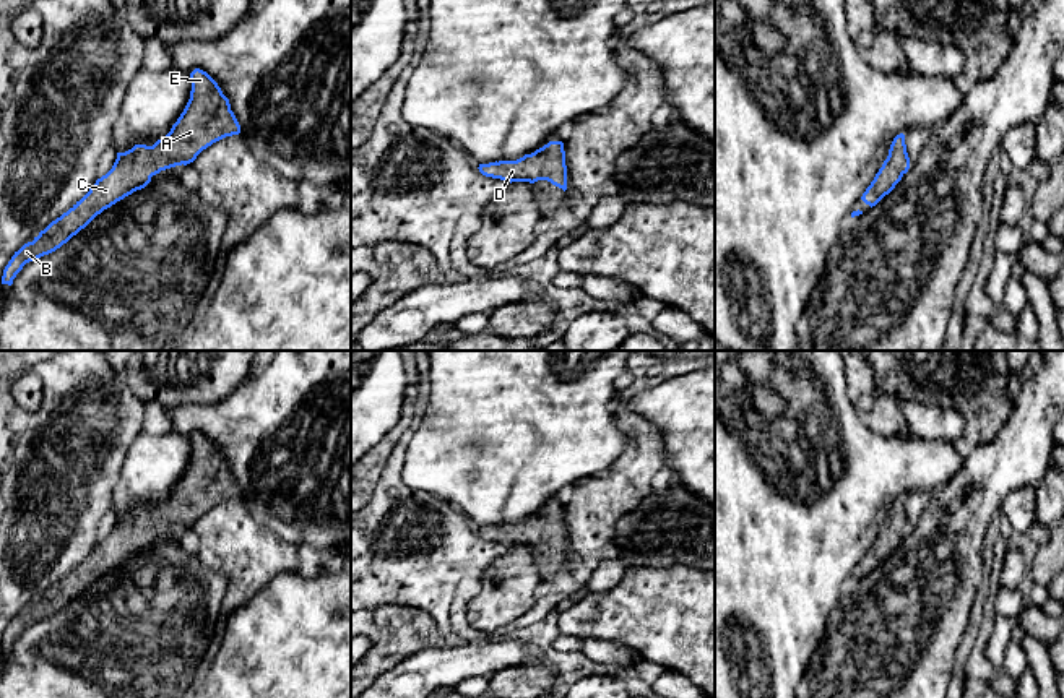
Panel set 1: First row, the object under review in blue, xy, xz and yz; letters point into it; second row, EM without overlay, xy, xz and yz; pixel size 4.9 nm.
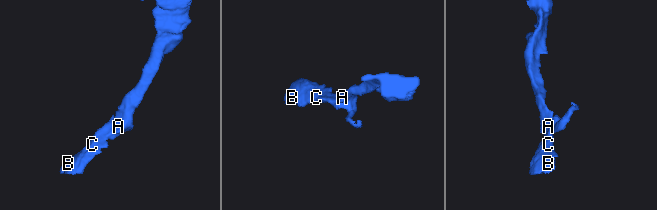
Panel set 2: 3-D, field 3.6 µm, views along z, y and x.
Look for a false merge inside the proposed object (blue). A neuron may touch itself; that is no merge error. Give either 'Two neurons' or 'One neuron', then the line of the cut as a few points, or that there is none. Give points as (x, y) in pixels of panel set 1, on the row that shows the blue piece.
One neuron. No split

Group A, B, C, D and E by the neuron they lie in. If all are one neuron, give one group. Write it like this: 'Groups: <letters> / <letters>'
Groups: A B C D E

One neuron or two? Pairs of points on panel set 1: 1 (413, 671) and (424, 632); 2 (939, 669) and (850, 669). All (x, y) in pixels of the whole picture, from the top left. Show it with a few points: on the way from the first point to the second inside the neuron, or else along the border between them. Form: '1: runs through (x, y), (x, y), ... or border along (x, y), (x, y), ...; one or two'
1: border along (445, 643), (436, 648), (419, 648), (387, 669); two
2: runs through (916, 669), (873, 669); one

